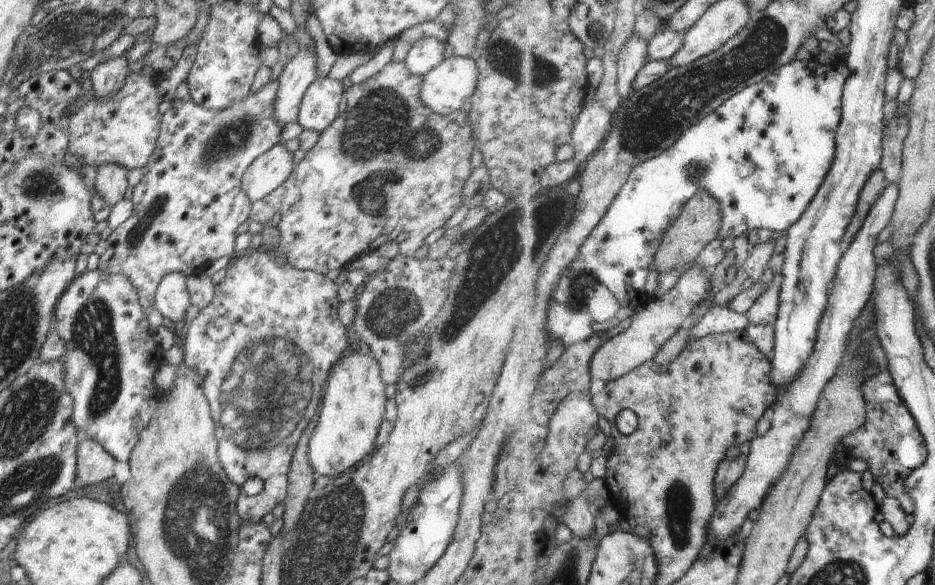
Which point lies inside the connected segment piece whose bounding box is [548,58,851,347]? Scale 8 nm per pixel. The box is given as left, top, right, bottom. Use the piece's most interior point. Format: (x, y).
(766, 169)

